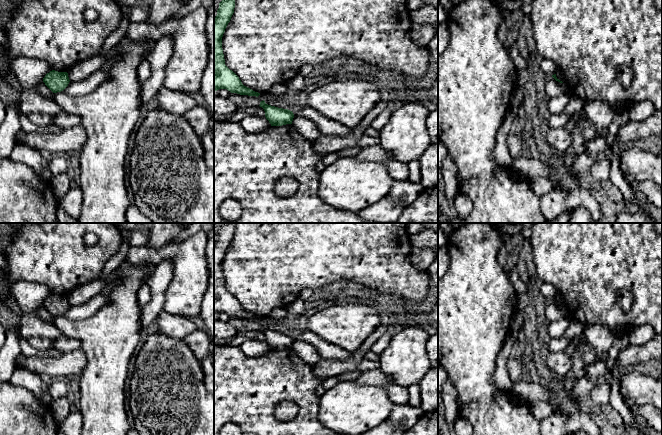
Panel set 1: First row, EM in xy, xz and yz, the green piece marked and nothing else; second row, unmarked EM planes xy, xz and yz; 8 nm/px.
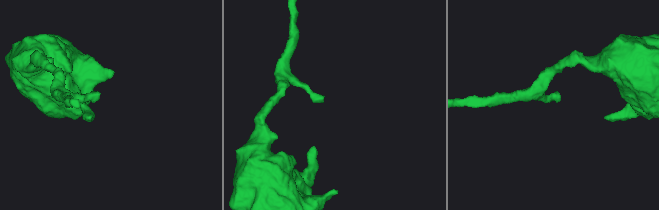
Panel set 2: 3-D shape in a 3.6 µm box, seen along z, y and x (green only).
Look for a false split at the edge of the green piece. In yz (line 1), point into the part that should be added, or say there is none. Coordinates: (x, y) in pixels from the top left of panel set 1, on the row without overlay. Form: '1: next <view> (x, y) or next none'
1: next none

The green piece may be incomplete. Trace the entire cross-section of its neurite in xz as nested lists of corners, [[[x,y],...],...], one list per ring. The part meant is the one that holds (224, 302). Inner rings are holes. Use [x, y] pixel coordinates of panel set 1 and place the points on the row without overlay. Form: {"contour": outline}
{"contour": [[[223,223],[214,242],[214,316],[227,313],[231,317],[256,320],[260,317],[244,310],[239,301],[225,289],[222,261],[234,237],[235,223]]]}

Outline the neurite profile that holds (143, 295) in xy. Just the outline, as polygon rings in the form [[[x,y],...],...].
[[[144,282],[138,292],[137,292],[137,300],[138,300],[138,303],[141,305],[141,306],[144,306],[145,304],[147,304],[151,299],[151,292],[150,292],[150,288],[149,288],[149,285]]]

